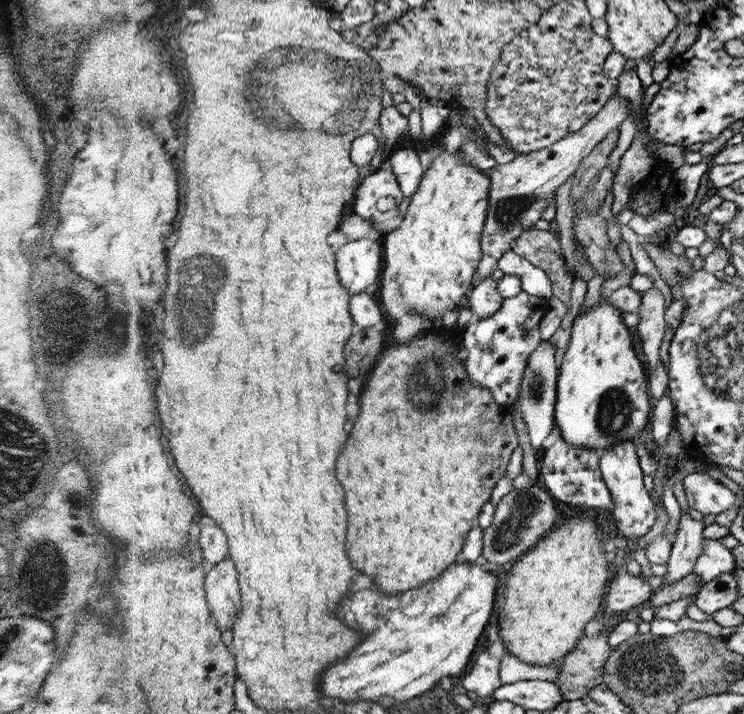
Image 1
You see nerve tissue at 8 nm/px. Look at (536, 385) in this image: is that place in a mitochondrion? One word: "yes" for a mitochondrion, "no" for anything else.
yes

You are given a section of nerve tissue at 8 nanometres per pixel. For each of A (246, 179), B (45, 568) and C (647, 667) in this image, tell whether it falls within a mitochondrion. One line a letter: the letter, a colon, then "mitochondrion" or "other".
A: other
B: mitochondrion
C: mitochondrion

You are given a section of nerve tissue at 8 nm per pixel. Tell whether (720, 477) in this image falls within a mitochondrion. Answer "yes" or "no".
no

